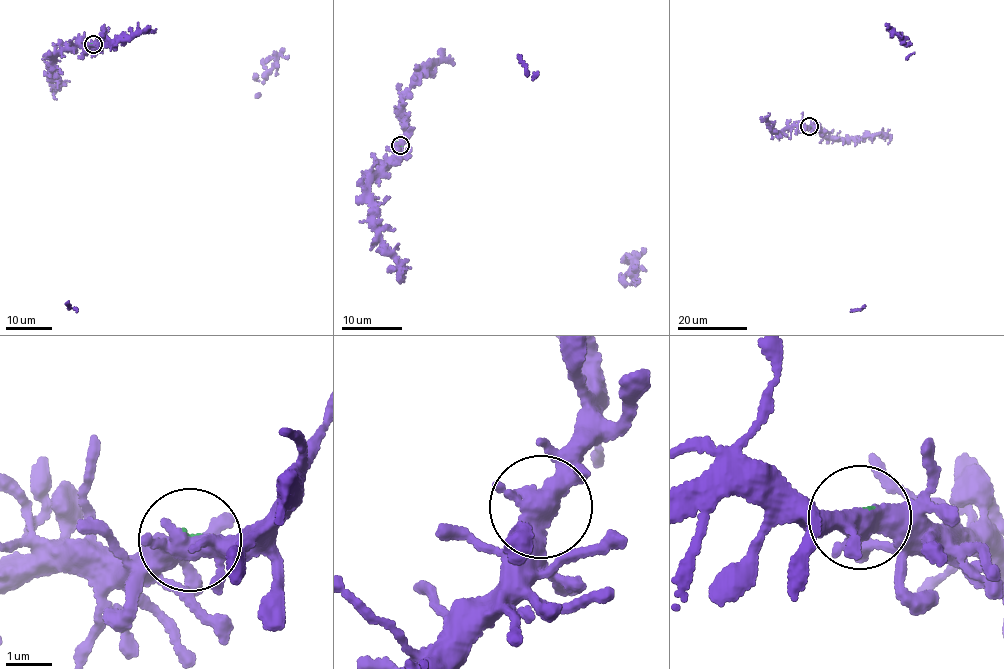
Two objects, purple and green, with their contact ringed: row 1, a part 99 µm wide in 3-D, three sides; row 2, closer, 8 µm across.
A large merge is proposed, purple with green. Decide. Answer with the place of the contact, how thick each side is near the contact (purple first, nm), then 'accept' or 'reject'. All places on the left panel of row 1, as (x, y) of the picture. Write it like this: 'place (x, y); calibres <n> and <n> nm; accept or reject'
place (93, 44); calibres 400 and 140 nm; reject

